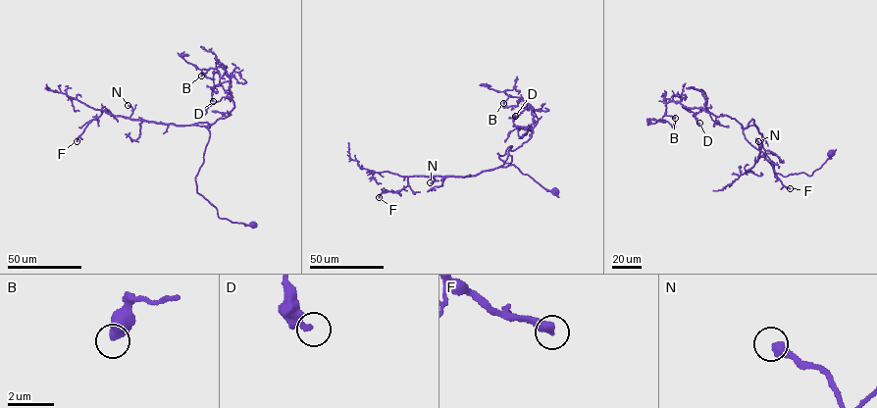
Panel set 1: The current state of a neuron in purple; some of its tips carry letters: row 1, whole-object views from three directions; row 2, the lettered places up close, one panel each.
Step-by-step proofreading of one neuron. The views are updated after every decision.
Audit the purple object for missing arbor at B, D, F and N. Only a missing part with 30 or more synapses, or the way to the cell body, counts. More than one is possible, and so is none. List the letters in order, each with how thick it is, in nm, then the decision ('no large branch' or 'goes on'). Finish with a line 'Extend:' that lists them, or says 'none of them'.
B: 550 nm | no large branch
D: 320 nm | no large branch
F: 460 nm | goes on
N: 420 nm | no large branch
Extend: F

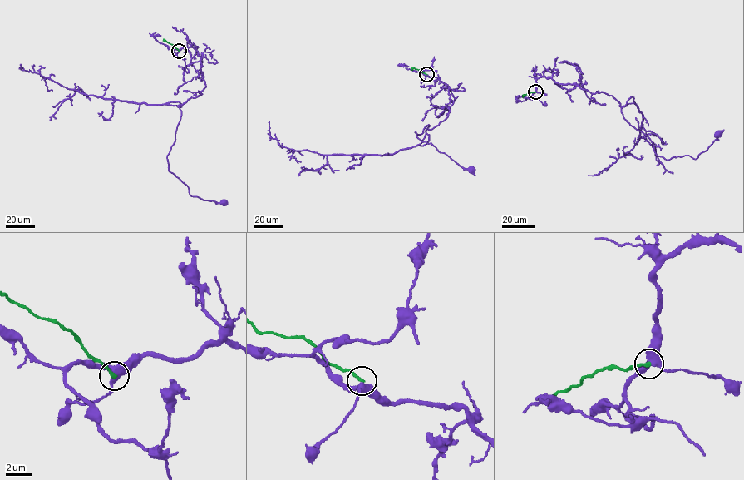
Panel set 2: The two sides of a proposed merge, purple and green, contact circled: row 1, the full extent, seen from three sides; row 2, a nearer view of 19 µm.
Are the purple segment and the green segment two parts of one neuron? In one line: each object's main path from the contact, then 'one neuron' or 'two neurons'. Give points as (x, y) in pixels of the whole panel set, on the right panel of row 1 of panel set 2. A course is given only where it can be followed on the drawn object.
purple runs (535, 91), (542, 76), (611, 96), (623, 117), (666, 159), (695, 159), (718, 133); green runs (535, 91), (524, 95); two neurons

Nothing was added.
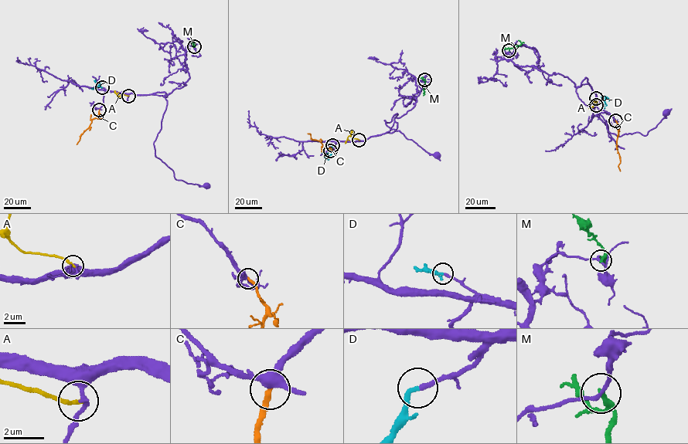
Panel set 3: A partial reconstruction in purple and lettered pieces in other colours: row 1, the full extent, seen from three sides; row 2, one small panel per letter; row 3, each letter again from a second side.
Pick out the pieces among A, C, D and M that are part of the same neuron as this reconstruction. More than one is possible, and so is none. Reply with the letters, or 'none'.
C, D

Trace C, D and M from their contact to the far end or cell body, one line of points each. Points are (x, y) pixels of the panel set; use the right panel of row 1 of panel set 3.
C: (615, 120), (620, 171)
D: (596, 105), (604, 103), (607, 97), (609, 100)
M: (509, 50), (521, 44), (518, 40)

